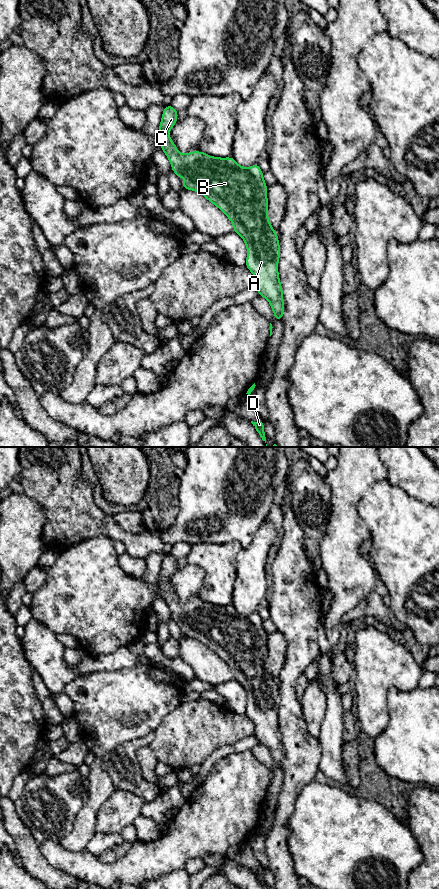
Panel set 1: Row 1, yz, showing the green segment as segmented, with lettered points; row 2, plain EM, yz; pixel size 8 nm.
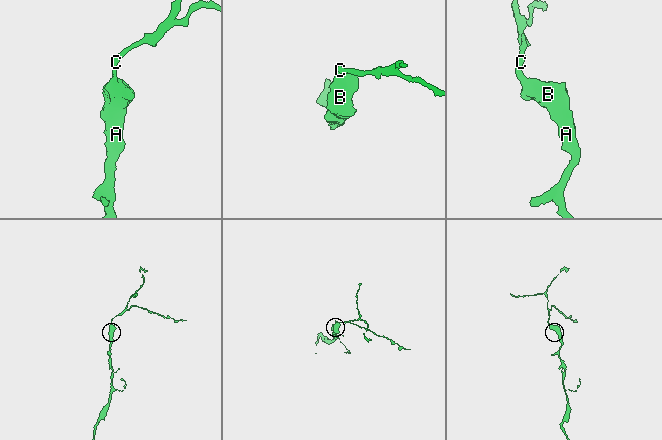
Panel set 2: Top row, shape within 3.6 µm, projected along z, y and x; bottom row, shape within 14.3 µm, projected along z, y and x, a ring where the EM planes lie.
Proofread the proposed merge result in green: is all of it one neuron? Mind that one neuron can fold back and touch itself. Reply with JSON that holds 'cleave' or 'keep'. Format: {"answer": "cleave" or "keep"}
{"answer": "keep"}

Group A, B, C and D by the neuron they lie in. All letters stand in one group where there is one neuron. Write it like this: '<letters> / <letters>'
A B C D

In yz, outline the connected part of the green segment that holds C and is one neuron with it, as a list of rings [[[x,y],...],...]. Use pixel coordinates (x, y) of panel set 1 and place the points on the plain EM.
[[[171,553],[165,554],[158,579],[161,597],[167,603],[172,618],[178,625],[192,627],[191,629],[182,629],[182,634],[185,637],[201,641],[231,668],[234,680],[243,686],[247,694],[246,715],[255,724],[254,735],[260,744],[269,749],[275,768],[281,768],[284,760],[284,750],[277,718],[280,695],[278,683],[268,668],[267,633],[263,628],[263,620],[258,611],[250,616],[244,616],[238,613],[233,605],[210,605],[207,601],[199,599],[193,599],[185,603],[180,602],[173,588],[168,584],[171,576],[177,570],[177,564],[178,559]]]

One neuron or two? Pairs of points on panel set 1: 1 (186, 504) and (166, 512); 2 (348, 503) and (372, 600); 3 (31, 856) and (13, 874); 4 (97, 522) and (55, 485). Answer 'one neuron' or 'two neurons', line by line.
1: two neurons
2: two neurons
3: two neurons
4: one neuron

